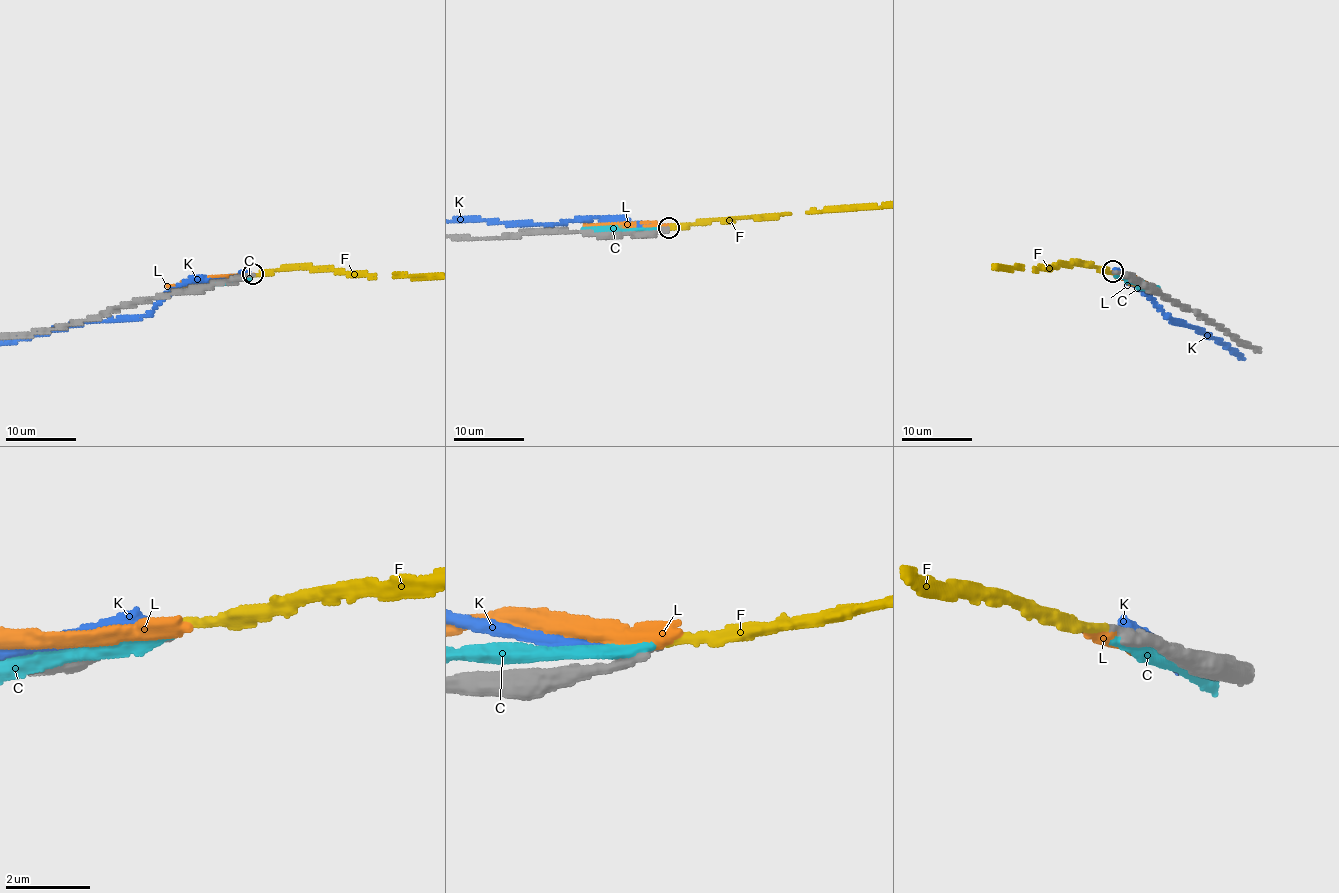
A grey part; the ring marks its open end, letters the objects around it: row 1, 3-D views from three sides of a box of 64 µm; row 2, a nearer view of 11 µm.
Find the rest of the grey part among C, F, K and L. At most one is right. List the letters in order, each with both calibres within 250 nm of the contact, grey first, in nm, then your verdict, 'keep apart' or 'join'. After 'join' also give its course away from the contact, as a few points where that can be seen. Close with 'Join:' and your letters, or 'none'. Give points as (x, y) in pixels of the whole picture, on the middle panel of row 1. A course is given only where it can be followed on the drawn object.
C: calibres 360 and 360 nm; keep apart
F: calibres 240 and 200 nm; join
K: calibres 380 and 400 nm; keep apart
L: calibres 320 and 550 nm; keep apart
Join: F

